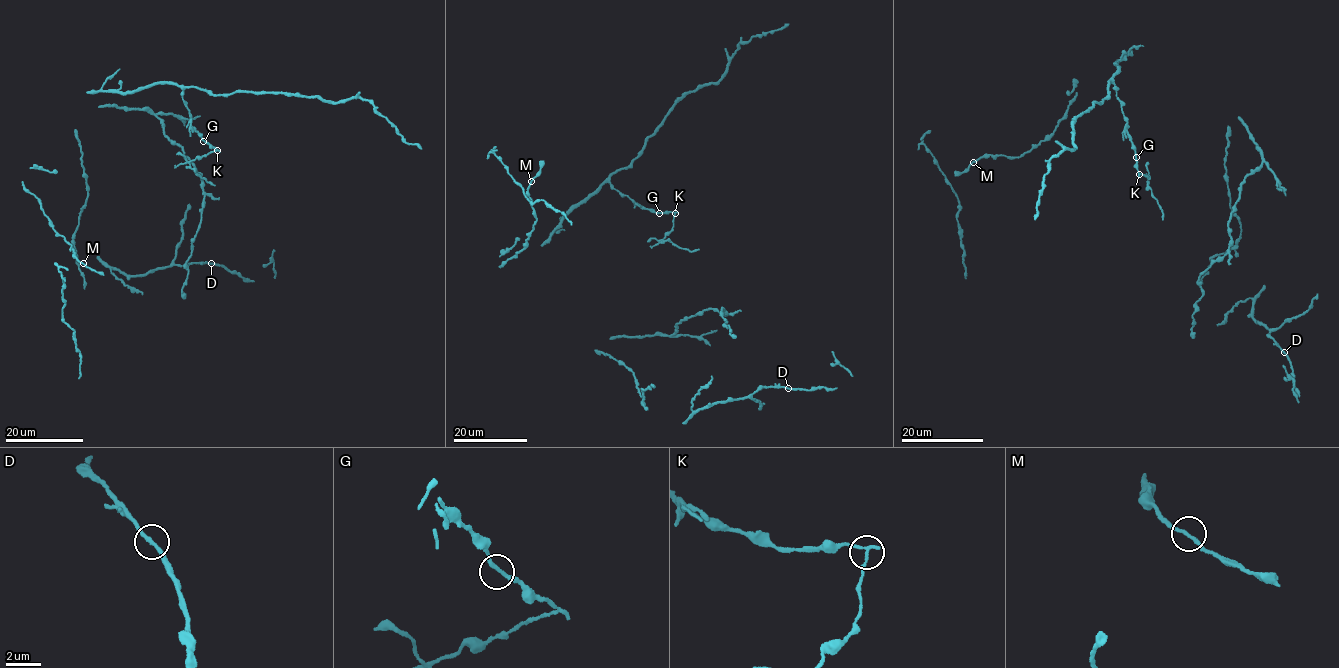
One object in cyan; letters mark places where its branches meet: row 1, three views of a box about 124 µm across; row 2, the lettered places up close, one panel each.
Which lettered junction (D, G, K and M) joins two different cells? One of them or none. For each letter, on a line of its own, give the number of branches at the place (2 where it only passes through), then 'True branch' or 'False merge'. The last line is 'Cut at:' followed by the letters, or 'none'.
D: Branches: 2. True branch
G: Branches: 2. True branch
K: Branches: 2. False merge
M: Branches: 2. True branch
Cut at: K

